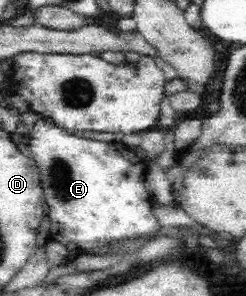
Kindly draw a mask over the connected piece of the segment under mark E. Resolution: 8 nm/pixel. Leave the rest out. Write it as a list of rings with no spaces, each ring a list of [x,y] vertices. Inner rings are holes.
[[[43,118],[29,128],[24,140],[41,170],[43,198],[49,206],[50,240],[84,253],[115,240],[159,232],[159,223],[151,213],[154,202],[145,186],[147,164],[125,145],[121,154],[115,150],[115,142],[77,137]]]

